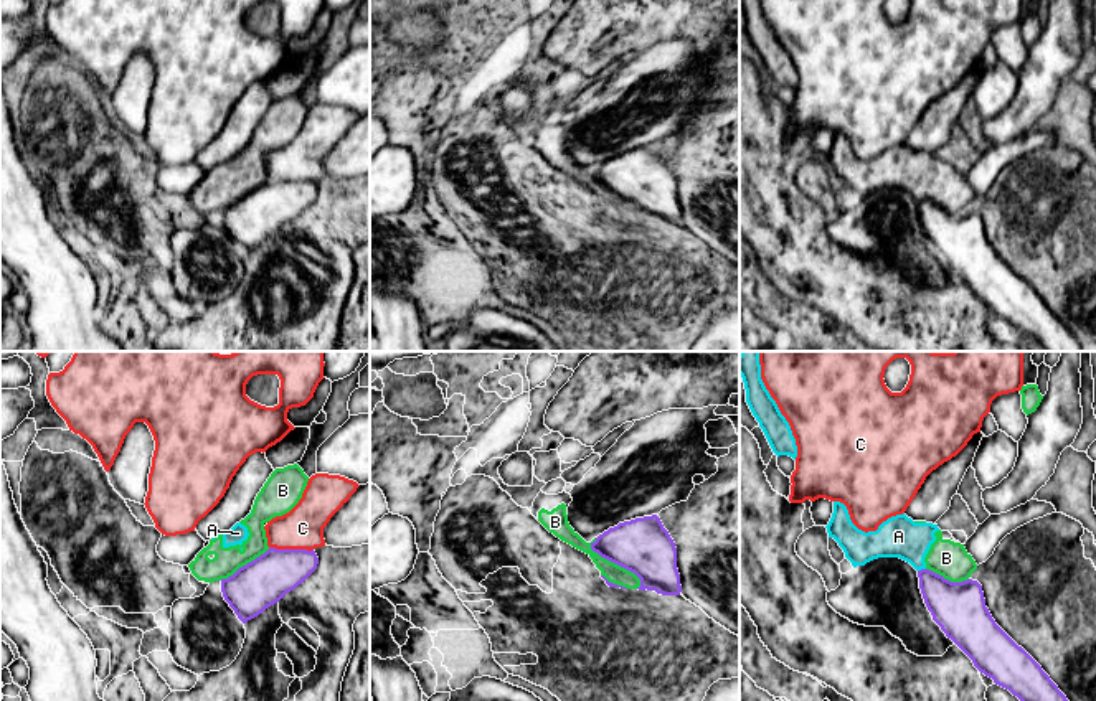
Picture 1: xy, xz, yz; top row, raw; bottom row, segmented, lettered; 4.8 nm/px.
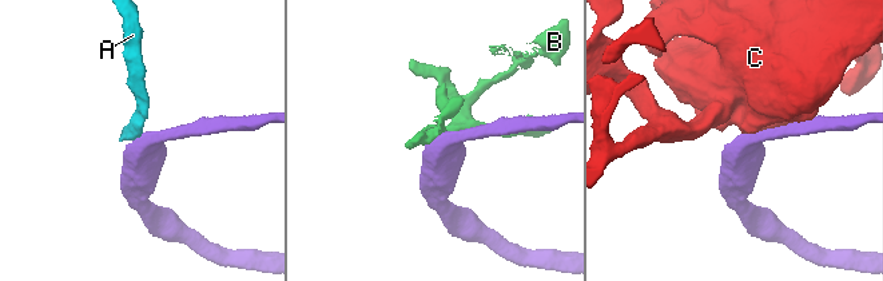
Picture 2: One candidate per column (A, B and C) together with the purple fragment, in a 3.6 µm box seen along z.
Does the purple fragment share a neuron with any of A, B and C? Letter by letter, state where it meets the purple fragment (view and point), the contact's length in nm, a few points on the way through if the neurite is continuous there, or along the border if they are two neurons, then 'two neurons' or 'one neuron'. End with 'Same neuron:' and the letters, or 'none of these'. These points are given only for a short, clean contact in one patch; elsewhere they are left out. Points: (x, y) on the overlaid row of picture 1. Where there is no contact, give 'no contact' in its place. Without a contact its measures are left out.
A: yz (921, 569) | 40 nm | along yz (925, 568), (918, 571) | two neurons
B: xz (616, 563) | 340 nm | along xz (590, 543), (601, 556), (629, 569), (641, 586) | two neurons
C: xy (291, 550) | 220 nm | two neurons
Same neuron: none of these

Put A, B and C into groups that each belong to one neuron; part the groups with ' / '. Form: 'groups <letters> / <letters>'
groups A B / C

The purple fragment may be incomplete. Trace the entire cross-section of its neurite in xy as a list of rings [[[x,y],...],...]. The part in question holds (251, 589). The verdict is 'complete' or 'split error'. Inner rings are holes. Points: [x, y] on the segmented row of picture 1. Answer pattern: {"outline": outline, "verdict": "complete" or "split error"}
{"outline": [[[269,548],[228,579],[221,579],[221,592],[238,619],[246,623],[302,584],[317,564],[314,549]]], "verdict": "complete"}

